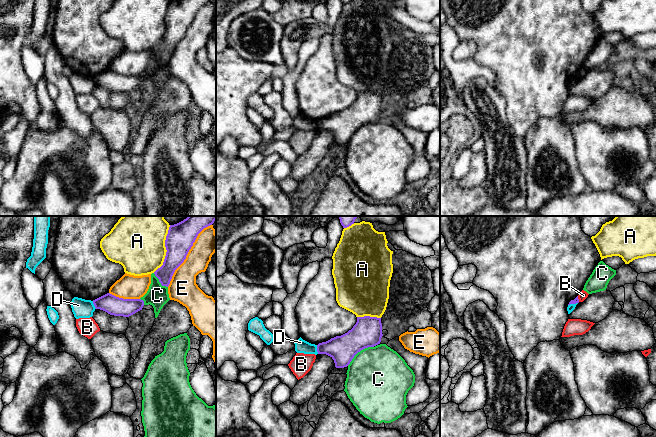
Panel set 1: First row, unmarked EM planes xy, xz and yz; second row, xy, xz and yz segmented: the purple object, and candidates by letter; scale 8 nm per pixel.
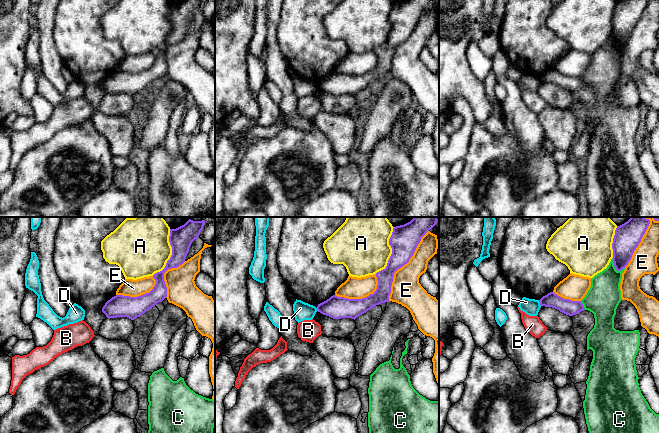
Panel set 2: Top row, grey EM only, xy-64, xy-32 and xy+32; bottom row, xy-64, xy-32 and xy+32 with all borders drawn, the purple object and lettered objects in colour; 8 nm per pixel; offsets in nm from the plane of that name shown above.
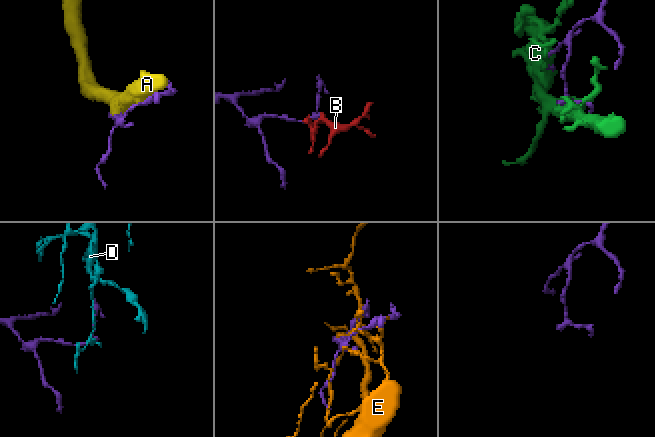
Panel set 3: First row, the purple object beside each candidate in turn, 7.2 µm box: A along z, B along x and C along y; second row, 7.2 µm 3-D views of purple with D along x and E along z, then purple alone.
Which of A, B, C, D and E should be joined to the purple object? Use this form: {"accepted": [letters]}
{"accepted": []}

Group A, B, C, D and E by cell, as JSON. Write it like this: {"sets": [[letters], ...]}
{"sets": [["A"], ["B"], ["C"], ["D"], ["E"]]}

